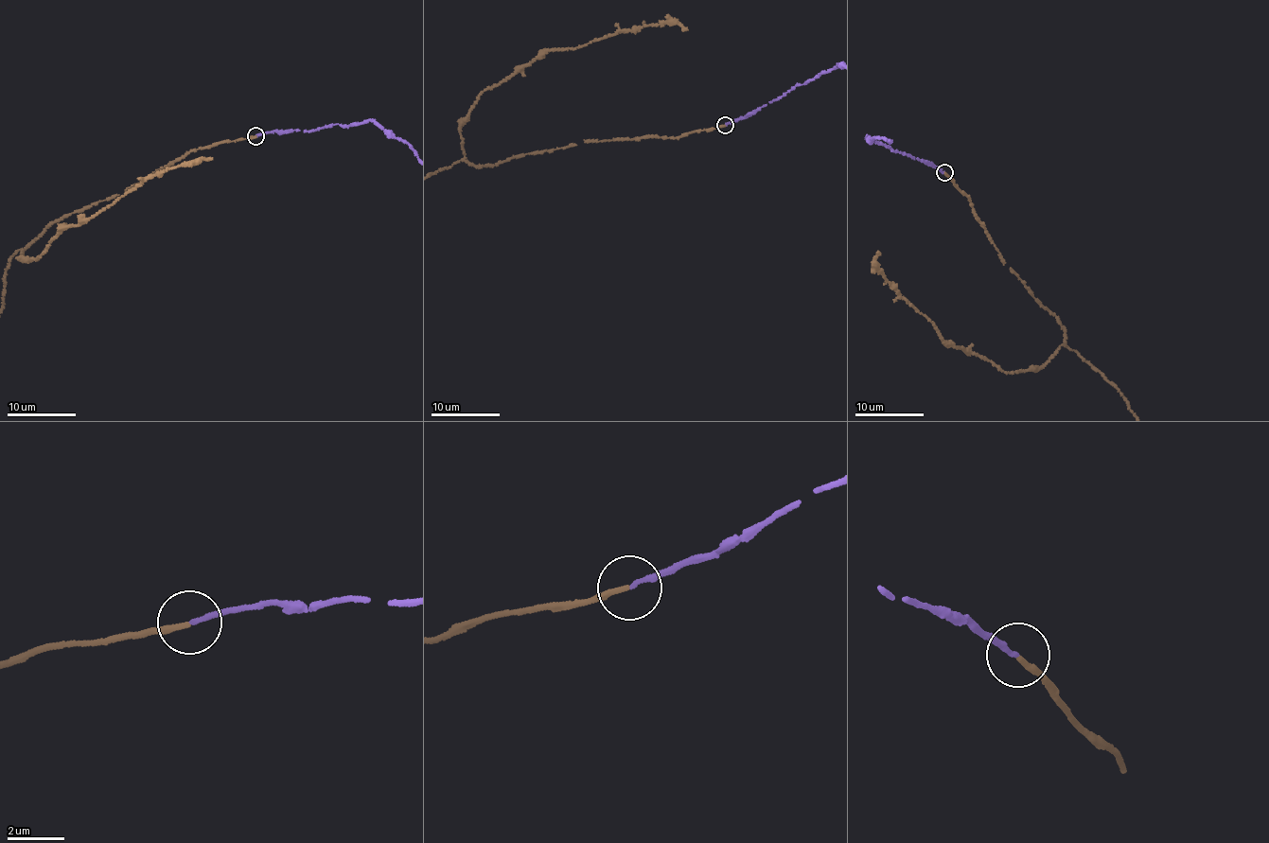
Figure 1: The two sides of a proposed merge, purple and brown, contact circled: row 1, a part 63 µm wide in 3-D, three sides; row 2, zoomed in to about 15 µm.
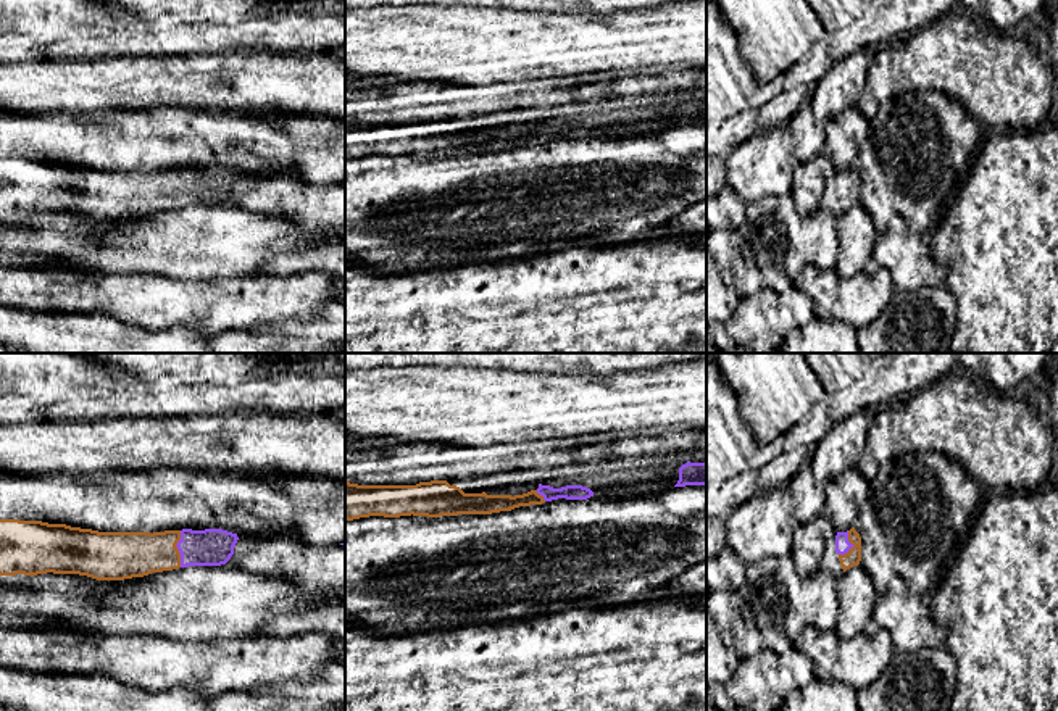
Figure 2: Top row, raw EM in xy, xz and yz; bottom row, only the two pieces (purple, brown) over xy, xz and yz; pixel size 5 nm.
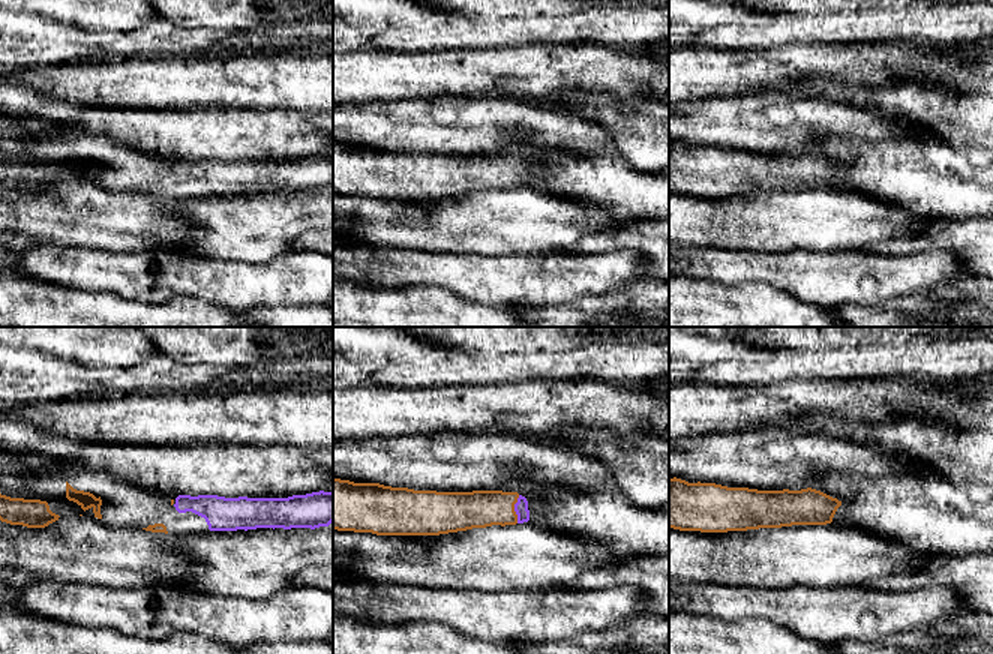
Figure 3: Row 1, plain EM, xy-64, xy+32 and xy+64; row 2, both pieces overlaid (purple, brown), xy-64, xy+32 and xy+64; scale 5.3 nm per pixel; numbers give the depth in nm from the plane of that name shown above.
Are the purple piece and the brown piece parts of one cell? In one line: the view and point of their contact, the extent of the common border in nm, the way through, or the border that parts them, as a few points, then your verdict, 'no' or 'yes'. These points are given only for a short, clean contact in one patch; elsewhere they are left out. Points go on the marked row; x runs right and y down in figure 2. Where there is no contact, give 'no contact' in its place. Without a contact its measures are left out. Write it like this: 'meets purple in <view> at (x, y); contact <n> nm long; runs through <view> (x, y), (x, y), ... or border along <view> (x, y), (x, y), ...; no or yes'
meets purple in xy at (178, 548); contact 180 nm long; runs through xy (212, 547), (178, 548), (129, 555); yes

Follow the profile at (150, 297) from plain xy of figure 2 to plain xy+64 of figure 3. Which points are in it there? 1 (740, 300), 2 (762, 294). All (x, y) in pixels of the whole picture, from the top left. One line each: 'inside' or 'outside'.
1: outside
2: outside

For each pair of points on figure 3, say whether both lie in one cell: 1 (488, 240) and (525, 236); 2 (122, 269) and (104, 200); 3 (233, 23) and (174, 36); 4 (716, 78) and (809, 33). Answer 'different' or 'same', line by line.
1: same
2: different
3: different
4: different

